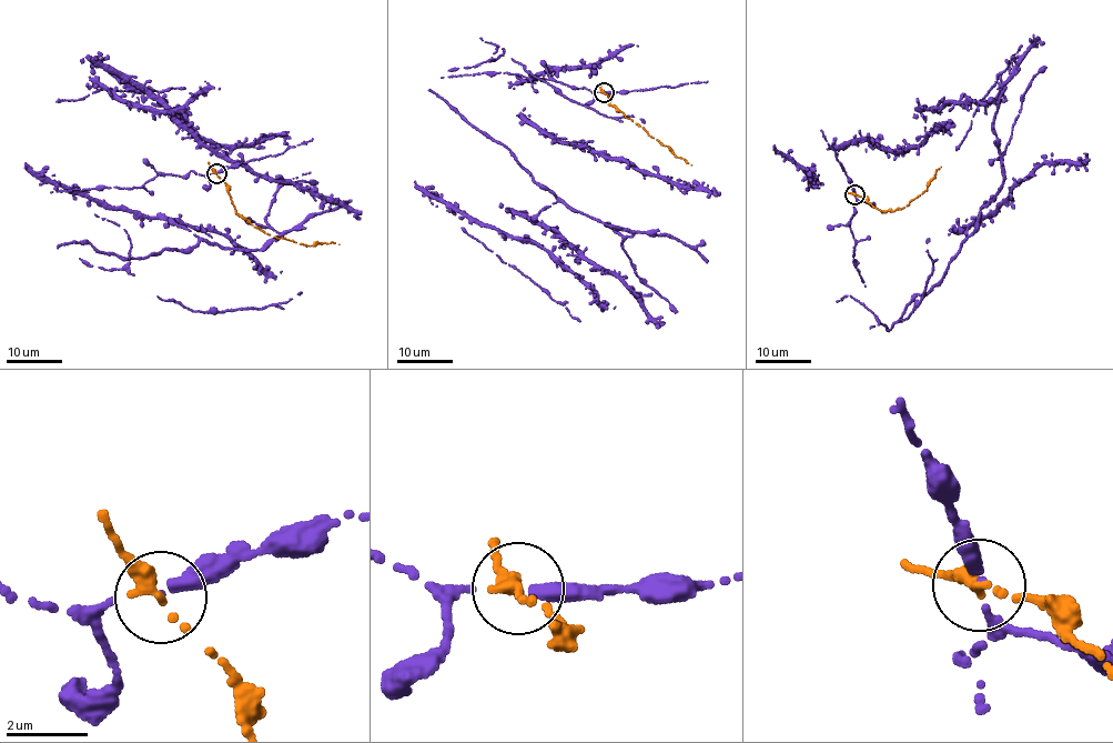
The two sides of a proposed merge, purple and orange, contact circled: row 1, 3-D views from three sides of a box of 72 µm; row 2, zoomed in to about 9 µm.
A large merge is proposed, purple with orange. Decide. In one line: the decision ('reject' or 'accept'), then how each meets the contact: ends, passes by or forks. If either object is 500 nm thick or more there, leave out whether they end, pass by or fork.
reject | purple passes by | orange ends

